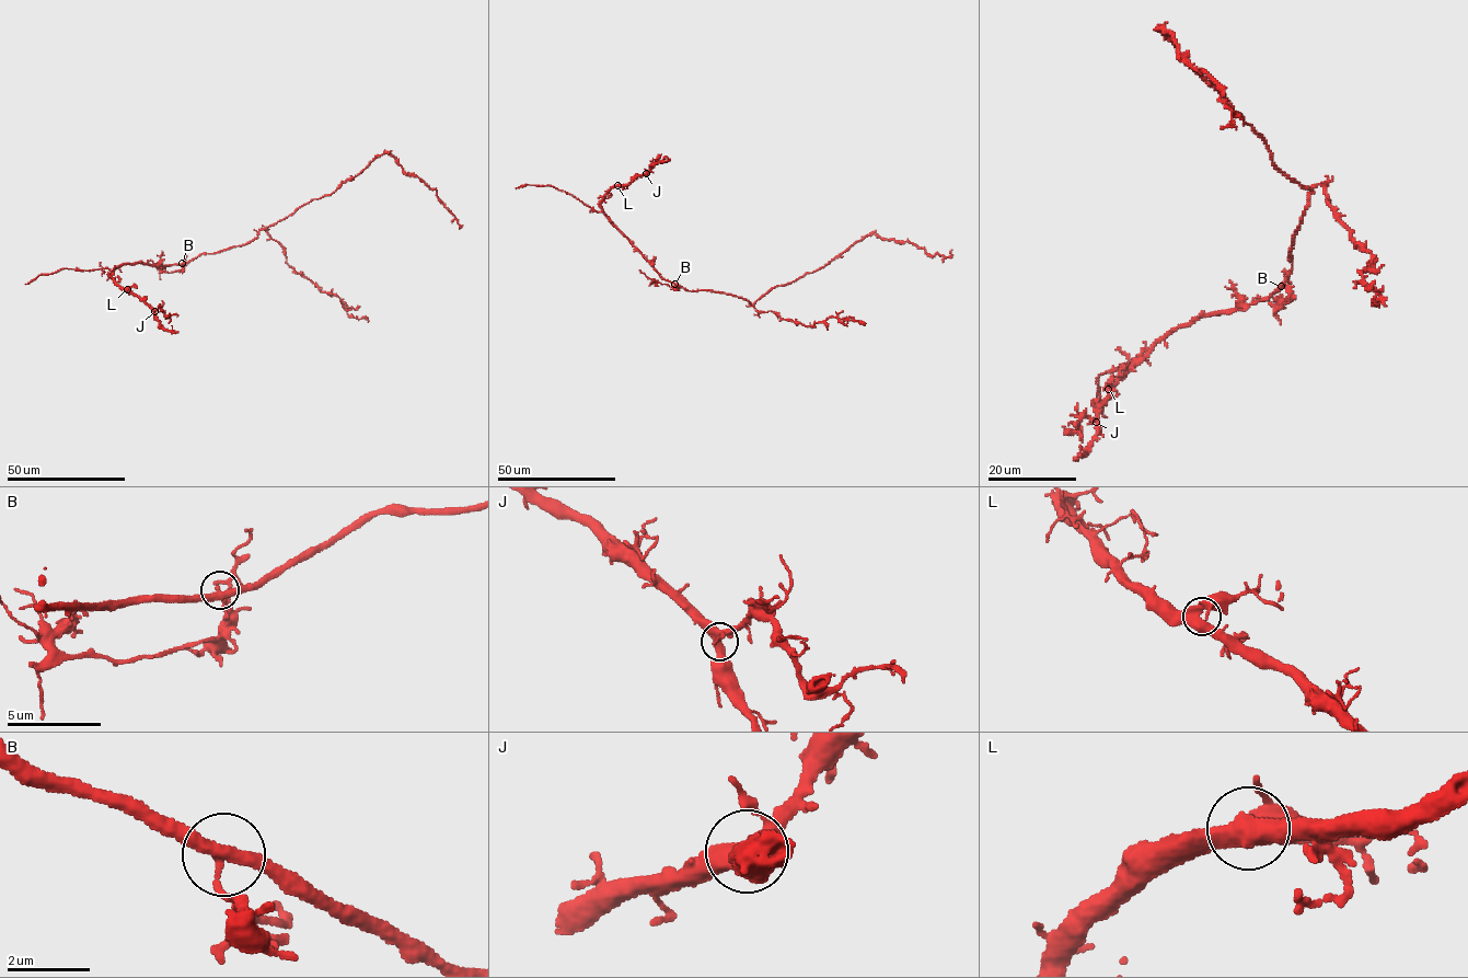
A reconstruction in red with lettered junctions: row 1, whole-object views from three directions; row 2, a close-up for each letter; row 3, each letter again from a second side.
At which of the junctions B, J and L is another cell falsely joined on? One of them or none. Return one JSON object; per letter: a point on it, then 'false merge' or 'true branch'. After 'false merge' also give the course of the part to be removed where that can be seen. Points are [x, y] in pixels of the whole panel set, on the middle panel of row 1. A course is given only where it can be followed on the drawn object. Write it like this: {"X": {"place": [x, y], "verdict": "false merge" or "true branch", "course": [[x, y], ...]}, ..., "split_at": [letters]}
{"B": {"place": [674, 284], "verdict": "false merge", "course": [[675, 284], [675, 287], [654, 280], [639, 269]]}, "J": {"place": [646, 173], "verdict": "true branch"}, "L": {"place": [617, 185], "verdict": "true branch"}, "split_at": ["B"]}

